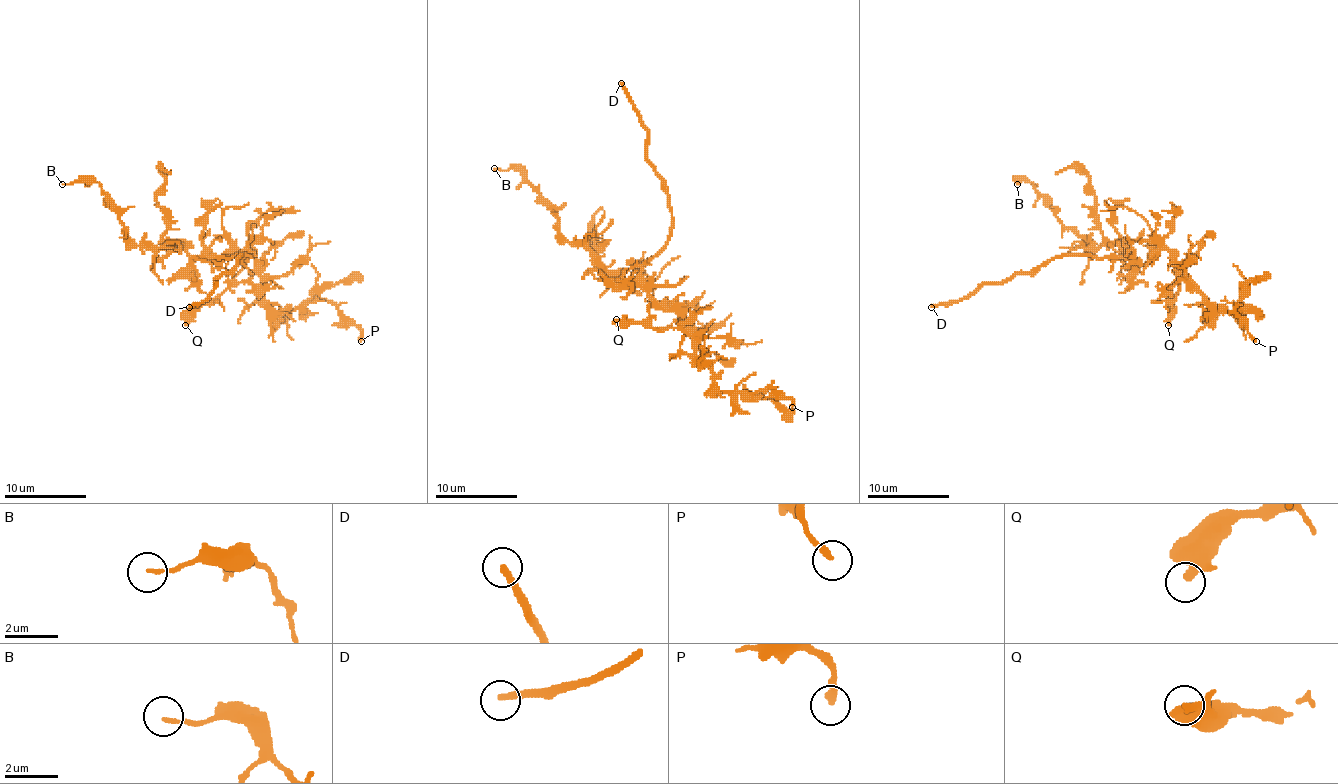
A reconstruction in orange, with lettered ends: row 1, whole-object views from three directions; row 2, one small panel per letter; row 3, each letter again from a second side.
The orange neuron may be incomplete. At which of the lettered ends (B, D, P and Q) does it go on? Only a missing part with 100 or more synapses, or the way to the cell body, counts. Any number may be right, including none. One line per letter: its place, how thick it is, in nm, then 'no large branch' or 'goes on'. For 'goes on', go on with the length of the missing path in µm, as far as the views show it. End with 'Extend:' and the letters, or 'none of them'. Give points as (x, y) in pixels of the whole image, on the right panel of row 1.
B: place (1017, 184); calibre 130 nm; no large branch
D: place (931, 307); calibre 240 nm; goes on; missing 35 µm
P: place (1256, 341); calibre 280 nm; no large branch
Q: place (1168, 325); calibre 240 nm; no large branch
Extend: D

